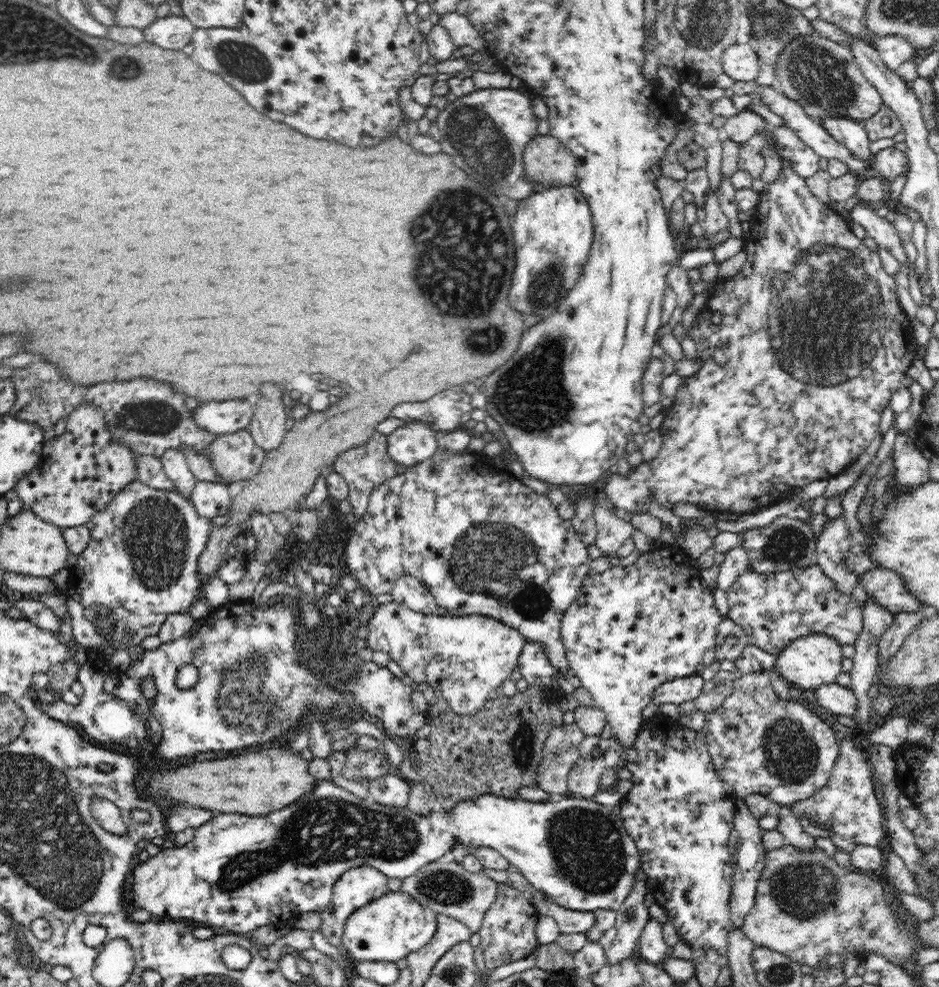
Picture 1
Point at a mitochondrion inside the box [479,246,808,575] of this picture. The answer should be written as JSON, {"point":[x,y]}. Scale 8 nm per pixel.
{"point":[532,395]}

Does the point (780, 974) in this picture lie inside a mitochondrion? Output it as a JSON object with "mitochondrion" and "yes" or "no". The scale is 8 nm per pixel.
{"mitochondrion":"yes"}

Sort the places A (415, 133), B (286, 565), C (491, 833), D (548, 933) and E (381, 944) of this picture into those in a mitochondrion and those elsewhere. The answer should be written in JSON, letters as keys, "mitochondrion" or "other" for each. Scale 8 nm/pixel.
{"A":"other","B":"other","C":"other","D":"other","E":"other"}

